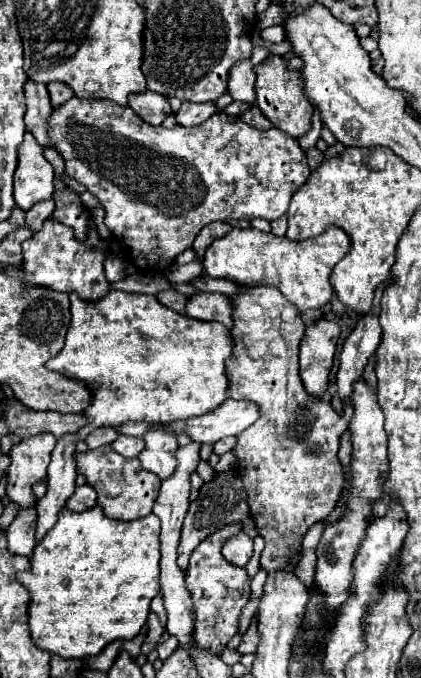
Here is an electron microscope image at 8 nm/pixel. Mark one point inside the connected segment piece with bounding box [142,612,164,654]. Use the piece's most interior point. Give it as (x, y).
(155, 630)

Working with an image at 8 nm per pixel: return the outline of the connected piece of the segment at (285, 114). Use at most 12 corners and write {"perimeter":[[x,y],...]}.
{"perimeter":[[268,56],[254,66],[256,106],[292,138],[312,128],[300,74]]}

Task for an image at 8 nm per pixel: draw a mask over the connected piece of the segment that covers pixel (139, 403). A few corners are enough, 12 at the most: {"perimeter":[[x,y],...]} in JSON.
{"perimeter":[[70,294],[46,368],[88,384],[58,438],[36,540],[76,490],[76,442],[228,398],[232,336],[156,296]]}

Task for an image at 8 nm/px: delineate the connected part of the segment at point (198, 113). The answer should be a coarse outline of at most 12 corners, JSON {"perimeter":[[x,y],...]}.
{"perimeter":[[184,102],[176,120],[182,126],[198,126],[216,112],[212,104]]}

